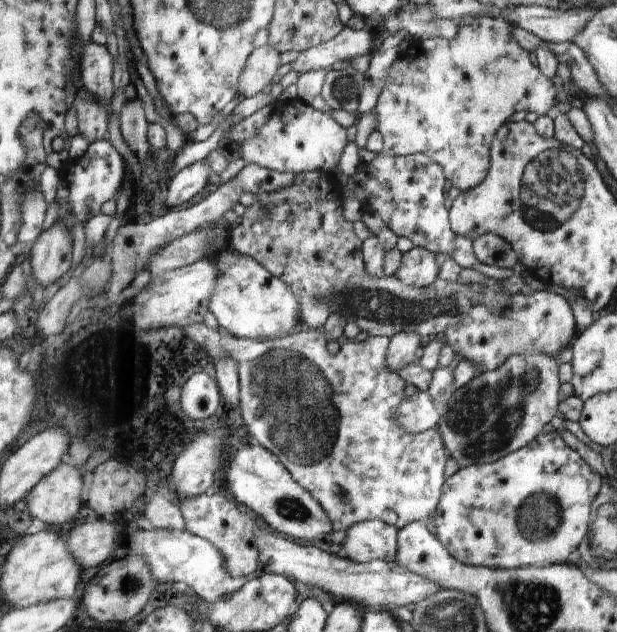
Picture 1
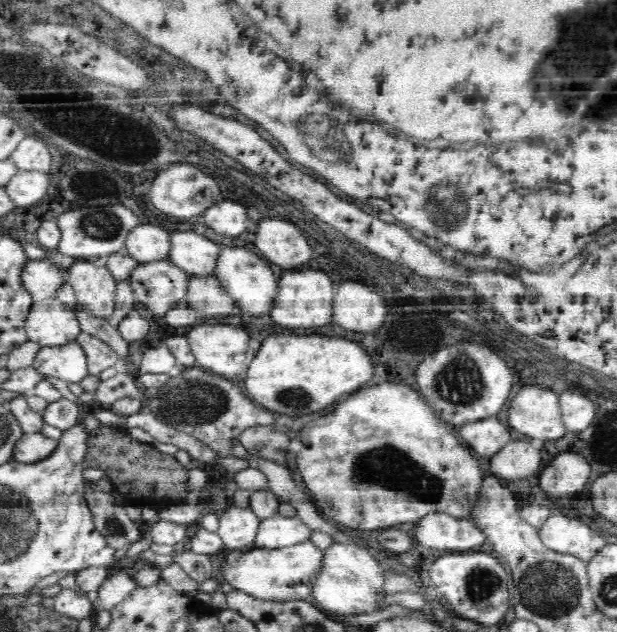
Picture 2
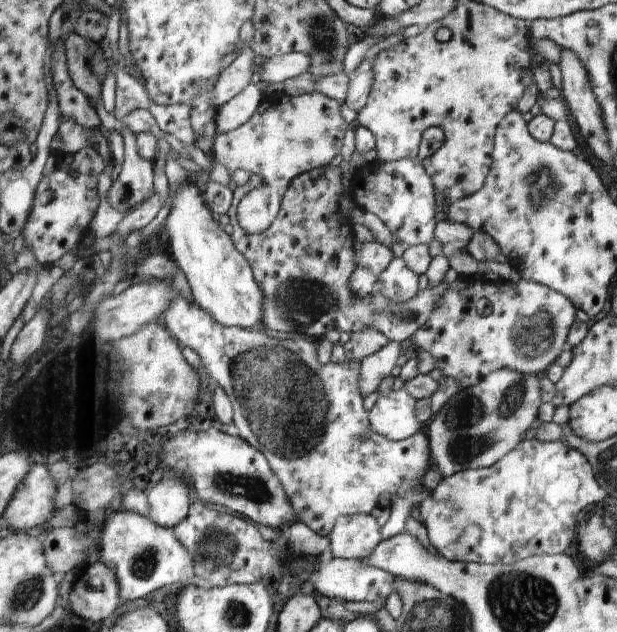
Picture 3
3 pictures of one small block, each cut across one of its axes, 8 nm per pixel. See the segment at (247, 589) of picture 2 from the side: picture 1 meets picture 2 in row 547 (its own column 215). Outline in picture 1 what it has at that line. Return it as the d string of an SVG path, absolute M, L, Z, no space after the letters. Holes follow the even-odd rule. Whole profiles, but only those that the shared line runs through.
M230 246L222 252L210 253L210 255L213 254L218 260L220 276L218 276L217 287L214 288L213 298L210 299L209 311L216 317L221 330L236 337L262 340L288 335L302 327L301 303L289 284L275 277L269 269L254 260L254 257L238 253Z

